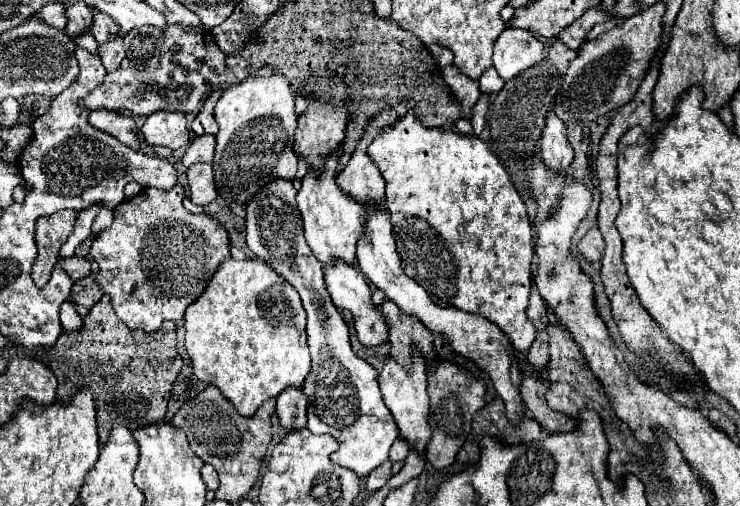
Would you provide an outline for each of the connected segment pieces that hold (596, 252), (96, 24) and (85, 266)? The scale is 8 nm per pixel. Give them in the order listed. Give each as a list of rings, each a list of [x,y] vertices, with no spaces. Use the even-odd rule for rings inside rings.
[[[591,228],[579,242],[579,250],[583,252],[583,256],[589,262],[601,262],[603,248],[605,248],[605,240],[603,240],[603,234],[599,232],[599,228]]]
[[[93,10],[93,26],[91,26],[91,34],[95,36],[95,40],[99,42],[107,42],[111,40],[111,36],[121,36],[119,26],[115,24],[115,20],[111,20],[111,16]]]
[[[71,256],[71,258],[65,258],[61,264],[63,264],[65,272],[67,272],[73,280],[81,280],[81,278],[89,276],[89,272],[91,272],[91,262],[85,260],[85,258]]]

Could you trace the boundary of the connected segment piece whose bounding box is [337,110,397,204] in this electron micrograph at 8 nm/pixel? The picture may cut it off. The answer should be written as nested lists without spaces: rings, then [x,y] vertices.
[[[383,110],[371,124],[367,124],[367,130],[363,132],[361,140],[357,142],[347,166],[337,174],[337,184],[347,194],[351,194],[357,202],[377,202],[383,204],[385,198],[385,180],[379,176],[379,168],[375,168],[375,162],[367,154],[367,146],[373,142],[377,132],[385,126],[391,126],[395,122],[397,114],[393,110]]]

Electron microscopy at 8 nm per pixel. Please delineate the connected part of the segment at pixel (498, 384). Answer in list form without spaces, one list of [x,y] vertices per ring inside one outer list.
[[[367,204],[365,210],[367,210],[367,224],[365,224],[363,236],[357,242],[357,266],[359,266],[359,270],[367,276],[367,280],[371,284],[385,290],[387,298],[393,300],[405,314],[417,316],[429,330],[435,330],[435,332],[443,334],[443,338],[447,342],[451,342],[455,352],[471,358],[485,372],[489,372],[497,394],[505,402],[507,418],[513,424],[517,424],[519,416],[523,414],[523,402],[521,402],[521,396],[519,396],[519,390],[517,390],[517,386],[521,382],[521,370],[519,370],[515,352],[511,350],[511,342],[507,340],[503,330],[497,324],[493,324],[491,320],[487,320],[479,314],[463,312],[463,310],[457,310],[457,308],[439,308],[437,304],[433,304],[429,294],[419,284],[415,284],[415,280],[407,278],[401,270],[401,260],[397,256],[395,238],[393,238],[393,232],[391,232],[389,212],[379,212],[379,208],[371,208],[371,204]]]

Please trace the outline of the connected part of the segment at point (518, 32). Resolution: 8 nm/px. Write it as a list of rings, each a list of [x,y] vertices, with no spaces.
[[[505,28],[495,40],[493,66],[505,82],[519,76],[519,72],[543,62],[543,58],[545,44],[527,30]]]

